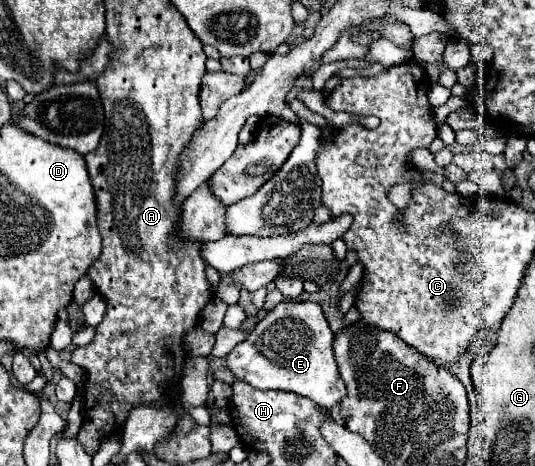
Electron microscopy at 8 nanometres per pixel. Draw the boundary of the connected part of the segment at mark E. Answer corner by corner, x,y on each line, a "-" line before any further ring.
285,298
257,324
257,328
227,354
227,368
259,390
287,390
307,396
323,408
333,408
345,398
345,384
333,356
333,332
315,302

